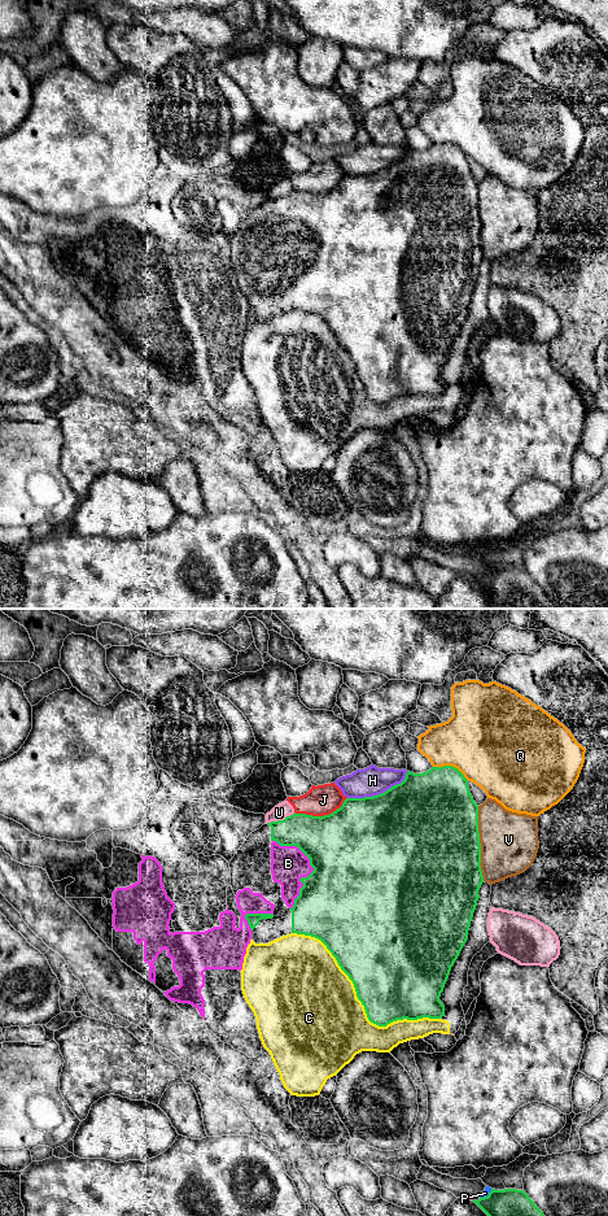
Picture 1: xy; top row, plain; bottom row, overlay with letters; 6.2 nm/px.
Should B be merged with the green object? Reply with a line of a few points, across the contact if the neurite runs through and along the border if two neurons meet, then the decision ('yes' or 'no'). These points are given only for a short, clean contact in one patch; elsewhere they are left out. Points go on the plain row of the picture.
no

